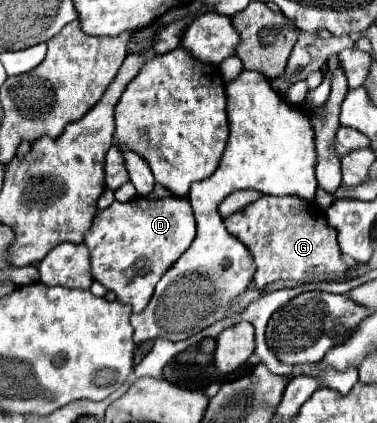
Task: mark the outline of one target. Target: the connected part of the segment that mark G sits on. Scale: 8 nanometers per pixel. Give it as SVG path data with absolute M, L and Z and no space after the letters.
M264 195L261 198L258 200L262 201L254 201L224 219L226 229L238 237L254 257L256 289L262 291L280 279L302 281L302 277L324 277L336 281L348 271L334 229L328 225L326 213L320 207L297 196Z

